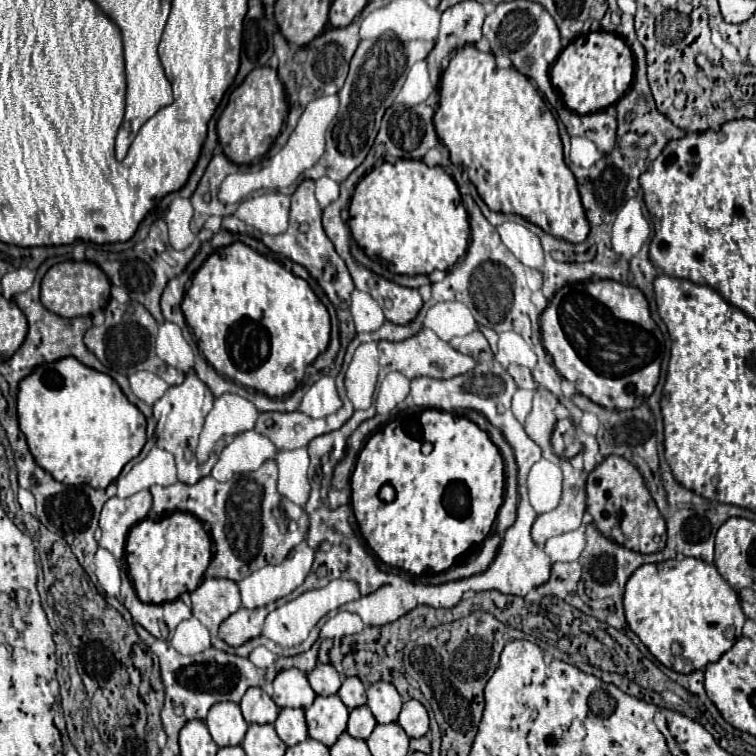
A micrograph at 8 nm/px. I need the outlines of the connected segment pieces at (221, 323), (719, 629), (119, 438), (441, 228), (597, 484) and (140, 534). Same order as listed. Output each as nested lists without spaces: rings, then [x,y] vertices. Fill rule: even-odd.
[[[233,243],[231,247],[215,251],[201,265],[191,279],[191,287],[185,293],[181,309],[197,339],[199,351],[203,351],[213,369],[243,387],[269,395],[271,399],[291,395],[301,385],[305,369],[329,347],[331,339],[327,307],[317,299],[309,283],[243,243]]]
[[[693,557],[641,565],[625,585],[625,617],[631,631],[637,633],[651,655],[677,673],[693,673],[697,669],[705,669],[707,663],[717,661],[733,647],[737,639],[741,639],[741,629],[745,623],[739,597],[719,575],[717,567]]]
[[[73,357],[51,365],[41,365],[33,375],[25,377],[19,385],[17,413],[19,427],[27,437],[29,451],[37,465],[65,485],[89,485],[93,489],[105,489],[119,477],[121,469],[141,453],[145,445],[143,413],[127,401],[119,385],[109,375],[85,367]]]
[[[413,159],[375,165],[373,171],[367,173],[355,187],[347,223],[351,235],[367,257],[399,275],[429,275],[435,269],[447,271],[467,251],[471,231],[469,217],[453,177],[439,165],[429,167],[423,161]]]
[[[617,455],[605,457],[587,477],[587,513],[591,513],[595,527],[615,543],[637,551],[637,553],[657,553],[663,551],[667,541],[665,519],[657,511],[655,501],[651,499],[645,481],[637,467],[627,459]]]
[[[171,513],[161,521],[143,519],[127,535],[125,561],[135,593],[143,603],[167,603],[195,591],[211,561],[211,537],[191,513]]]

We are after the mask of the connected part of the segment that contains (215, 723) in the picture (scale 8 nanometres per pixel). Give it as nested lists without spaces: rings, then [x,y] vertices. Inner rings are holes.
[[[217,703],[209,709],[209,715],[205,719],[207,729],[213,737],[213,741],[219,747],[235,747],[241,745],[245,733],[247,733],[247,723],[241,715],[241,709],[237,703]]]

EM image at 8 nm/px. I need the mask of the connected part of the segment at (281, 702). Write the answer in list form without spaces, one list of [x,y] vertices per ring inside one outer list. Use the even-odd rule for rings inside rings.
[[[287,669],[275,677],[271,697],[279,709],[283,709],[283,707],[307,709],[313,705],[313,699],[317,695],[311,689],[305,673],[297,671],[297,669]]]

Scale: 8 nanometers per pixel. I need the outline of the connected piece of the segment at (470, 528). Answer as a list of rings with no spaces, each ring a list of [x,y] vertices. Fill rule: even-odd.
[[[425,409],[419,415],[405,415],[405,427],[395,419],[369,437],[351,477],[351,507],[363,539],[383,563],[413,575],[427,575],[447,571],[459,555],[485,541],[503,503],[503,489],[503,459],[489,435],[467,417]],[[383,485],[395,489],[393,503],[379,499]]]

